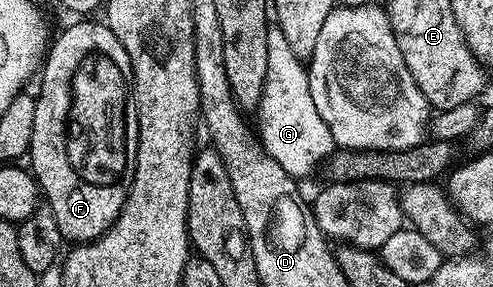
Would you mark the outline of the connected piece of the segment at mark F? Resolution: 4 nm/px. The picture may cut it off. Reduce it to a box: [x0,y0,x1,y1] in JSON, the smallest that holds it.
[30,23,132,242]

